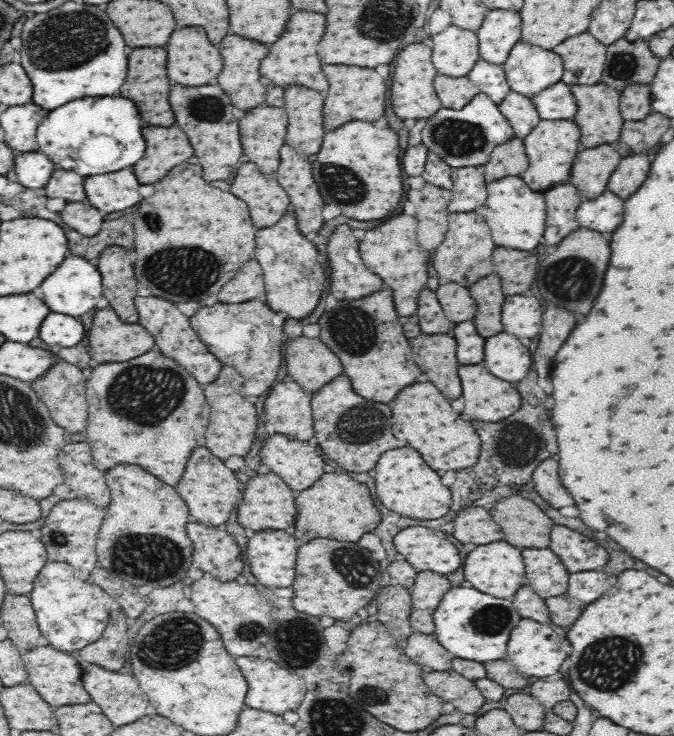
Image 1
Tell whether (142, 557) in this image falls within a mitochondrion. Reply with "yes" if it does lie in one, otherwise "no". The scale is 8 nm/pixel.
yes

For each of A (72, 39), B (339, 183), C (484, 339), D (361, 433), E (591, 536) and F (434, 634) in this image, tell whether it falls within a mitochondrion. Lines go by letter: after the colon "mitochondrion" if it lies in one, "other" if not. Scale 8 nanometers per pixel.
A: mitochondrion
B: mitochondrion
C: other
D: mitochondrion
E: other
F: other

